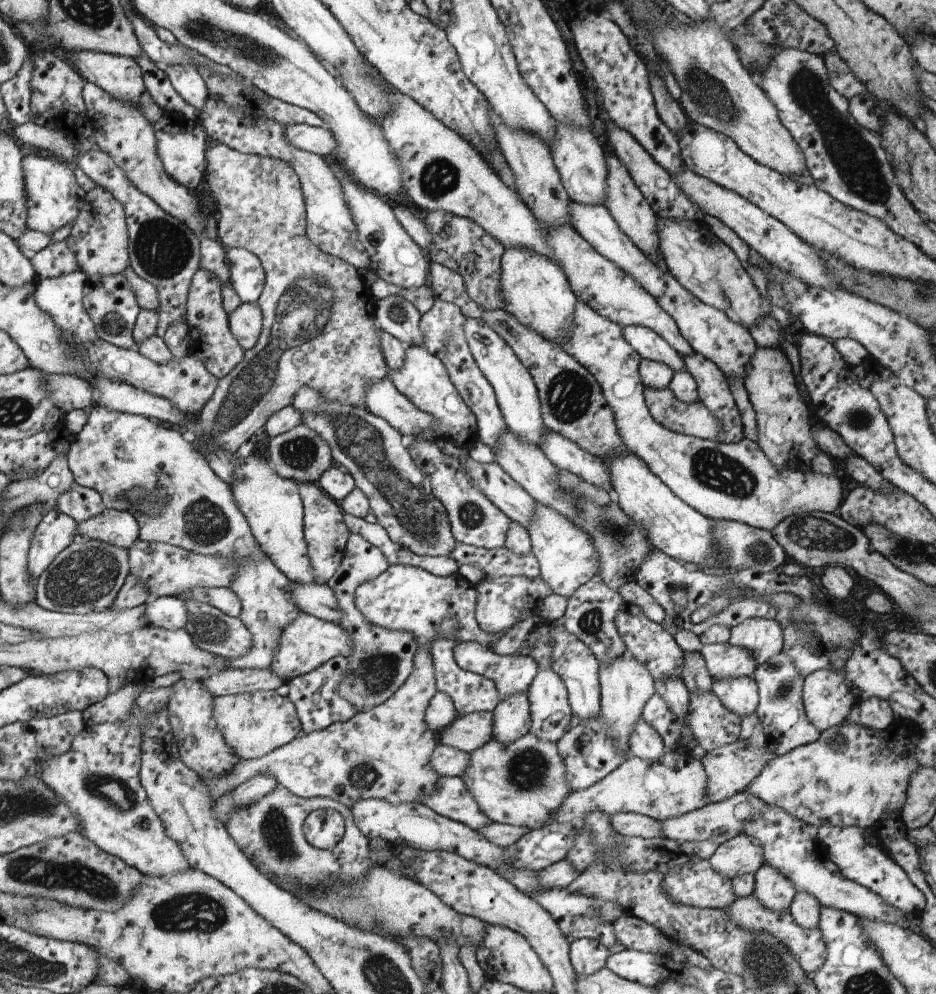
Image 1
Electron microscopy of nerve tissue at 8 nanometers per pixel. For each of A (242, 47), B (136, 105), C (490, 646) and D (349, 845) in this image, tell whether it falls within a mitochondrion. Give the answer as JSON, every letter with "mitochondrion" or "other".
{"A":"mitochondrion","B":"other","C":"other","D":"other"}

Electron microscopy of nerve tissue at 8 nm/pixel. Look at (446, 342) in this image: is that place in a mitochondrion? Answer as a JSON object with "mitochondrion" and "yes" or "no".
{"mitochondrion":"yes"}

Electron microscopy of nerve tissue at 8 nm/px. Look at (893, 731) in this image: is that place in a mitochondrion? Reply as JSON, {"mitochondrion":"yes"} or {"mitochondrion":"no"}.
{"mitochondrion":"no"}

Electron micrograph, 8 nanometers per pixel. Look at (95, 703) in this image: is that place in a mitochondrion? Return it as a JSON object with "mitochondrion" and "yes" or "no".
{"mitochondrion":"no"}

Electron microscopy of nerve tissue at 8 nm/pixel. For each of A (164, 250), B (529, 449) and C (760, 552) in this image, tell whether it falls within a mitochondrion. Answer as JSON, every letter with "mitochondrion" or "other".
{"A":"mitochondrion","B":"other","C":"mitochondrion"}

